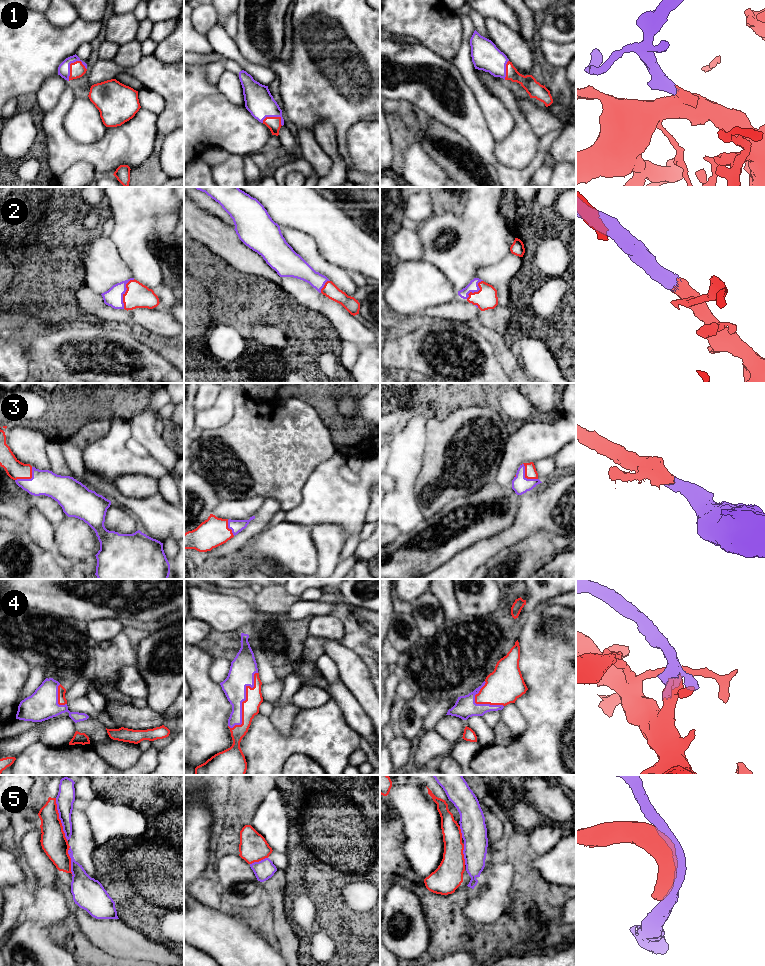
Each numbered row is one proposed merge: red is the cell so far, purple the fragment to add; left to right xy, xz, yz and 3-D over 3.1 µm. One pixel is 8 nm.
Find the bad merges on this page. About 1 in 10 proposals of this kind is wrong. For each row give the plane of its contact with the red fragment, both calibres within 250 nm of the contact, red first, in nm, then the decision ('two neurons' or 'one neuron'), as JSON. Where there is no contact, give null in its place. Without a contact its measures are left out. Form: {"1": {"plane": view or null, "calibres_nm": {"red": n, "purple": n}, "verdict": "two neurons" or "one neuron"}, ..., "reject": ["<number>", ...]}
{"1": {"plane": "xy", "calibres_nm": {"red": 120, "purple": 100}, "verdict": "one neuron"}, "2": {"plane": "xy", "calibres_nm": {"red": 200, "purple": 150}, "verdict": "one neuron"}, "3": {"plane": "yz", "calibres_nm": {"red": 100, "purple": 140}, "verdict": "one neuron"}, "4": {"plane": "xz", "calibres_nm": {"red": 140, "purple": 200}, "verdict": "one neuron"}, "5": {"plane": "xy", "calibres_nm": {"red": 200, "purple": 140}, "verdict": "one neuron"}, "reject": []}

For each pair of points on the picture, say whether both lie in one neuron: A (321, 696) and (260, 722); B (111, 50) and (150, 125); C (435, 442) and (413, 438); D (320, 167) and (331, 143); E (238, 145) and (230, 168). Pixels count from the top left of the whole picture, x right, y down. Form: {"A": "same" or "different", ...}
{"A": "different", "B": "different", "C": "different", "D": "different", "E": "different"}

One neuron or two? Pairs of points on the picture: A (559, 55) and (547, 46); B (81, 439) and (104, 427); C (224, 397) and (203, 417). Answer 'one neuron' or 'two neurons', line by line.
A: one neuron
B: one neuron
C: one neuron

